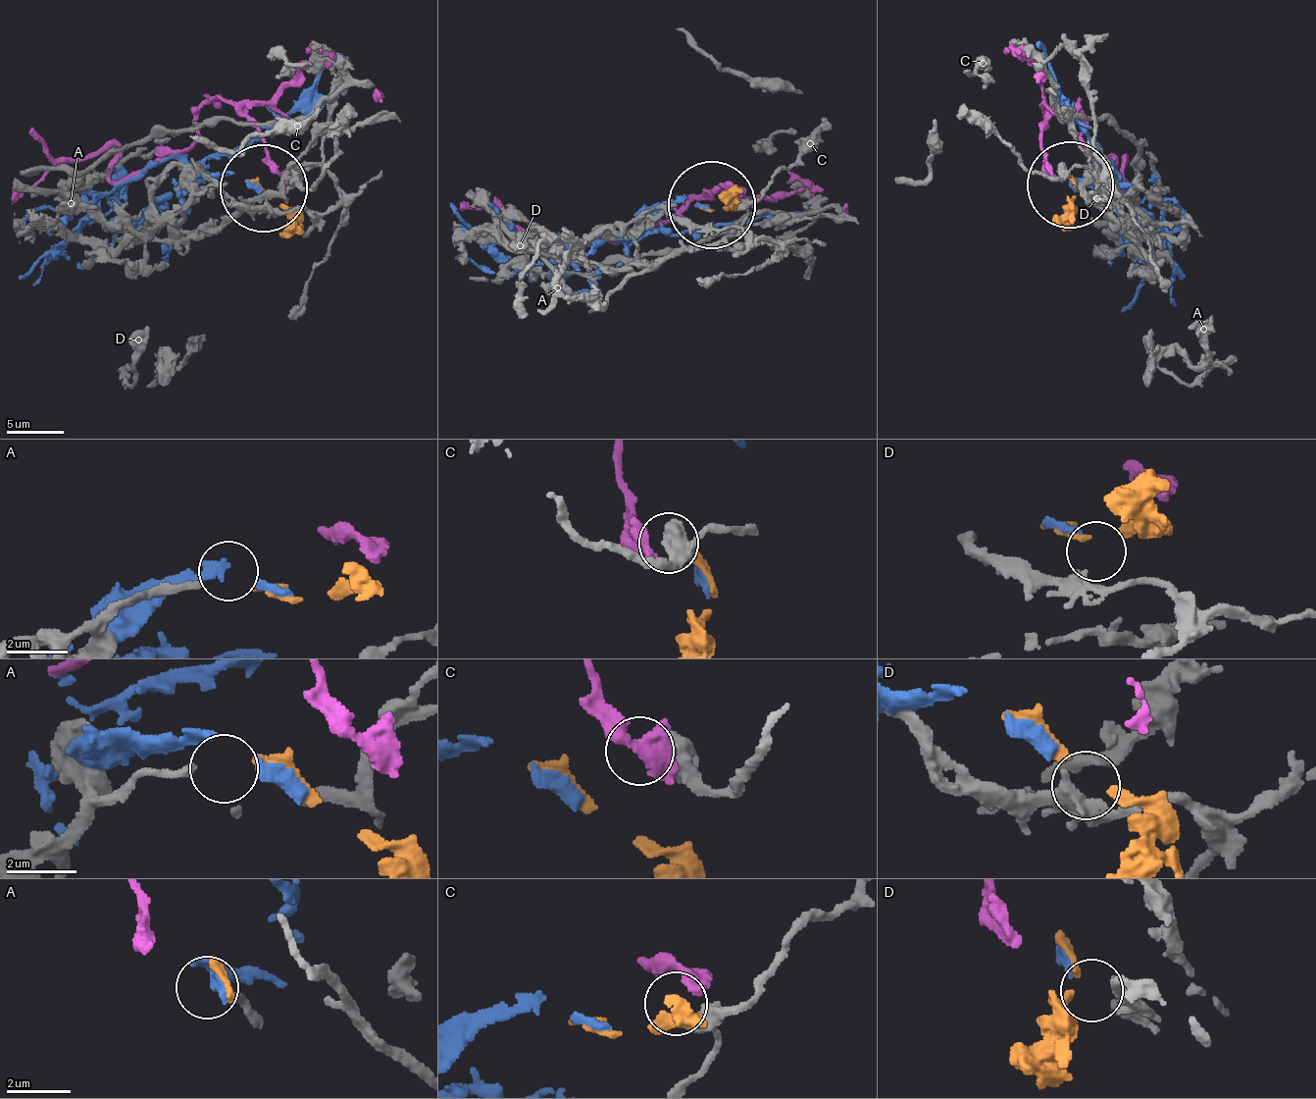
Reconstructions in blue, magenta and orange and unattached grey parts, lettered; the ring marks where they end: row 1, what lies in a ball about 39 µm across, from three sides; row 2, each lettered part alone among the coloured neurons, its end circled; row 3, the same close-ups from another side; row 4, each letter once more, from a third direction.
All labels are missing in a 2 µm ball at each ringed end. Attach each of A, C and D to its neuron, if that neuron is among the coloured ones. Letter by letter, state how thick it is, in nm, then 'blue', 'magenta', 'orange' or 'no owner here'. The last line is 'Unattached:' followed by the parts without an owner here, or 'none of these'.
A: 200 nm thick; orange
C: 480 nm thick; no owner here
D: 280 nm thick; no owner here
Unattached: C, D

